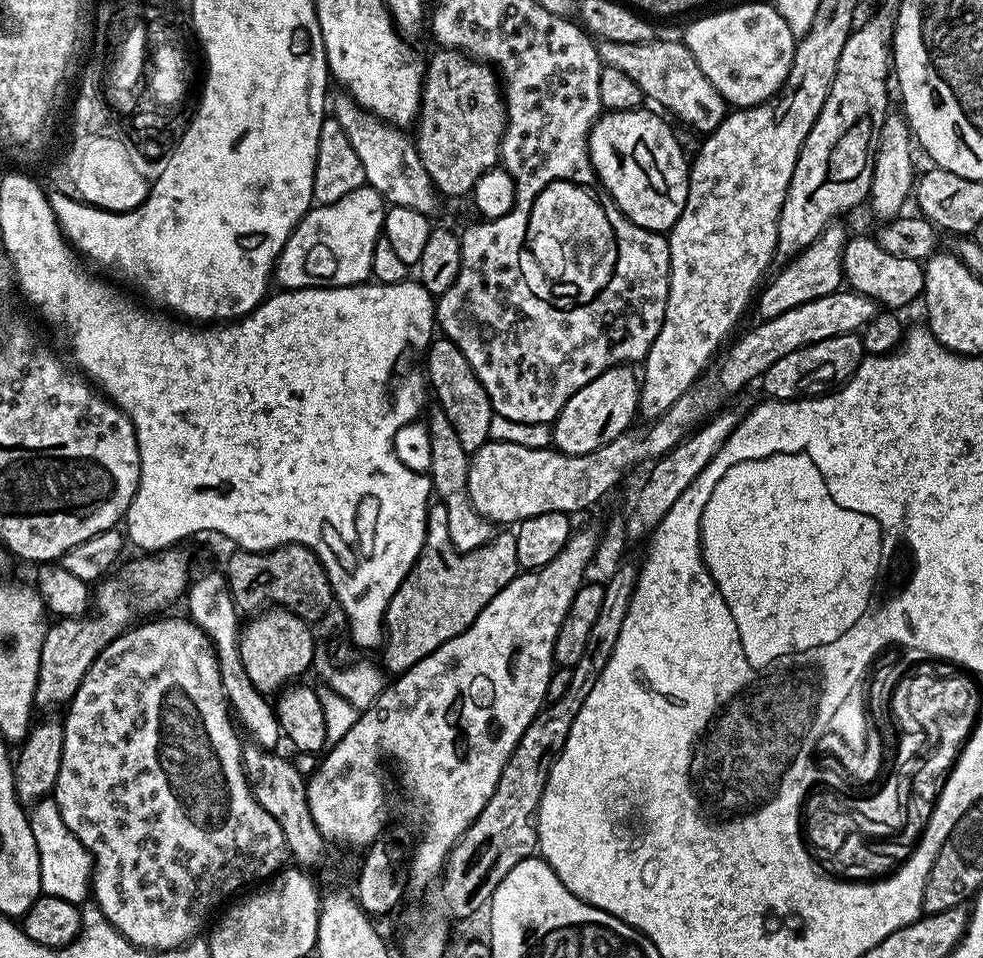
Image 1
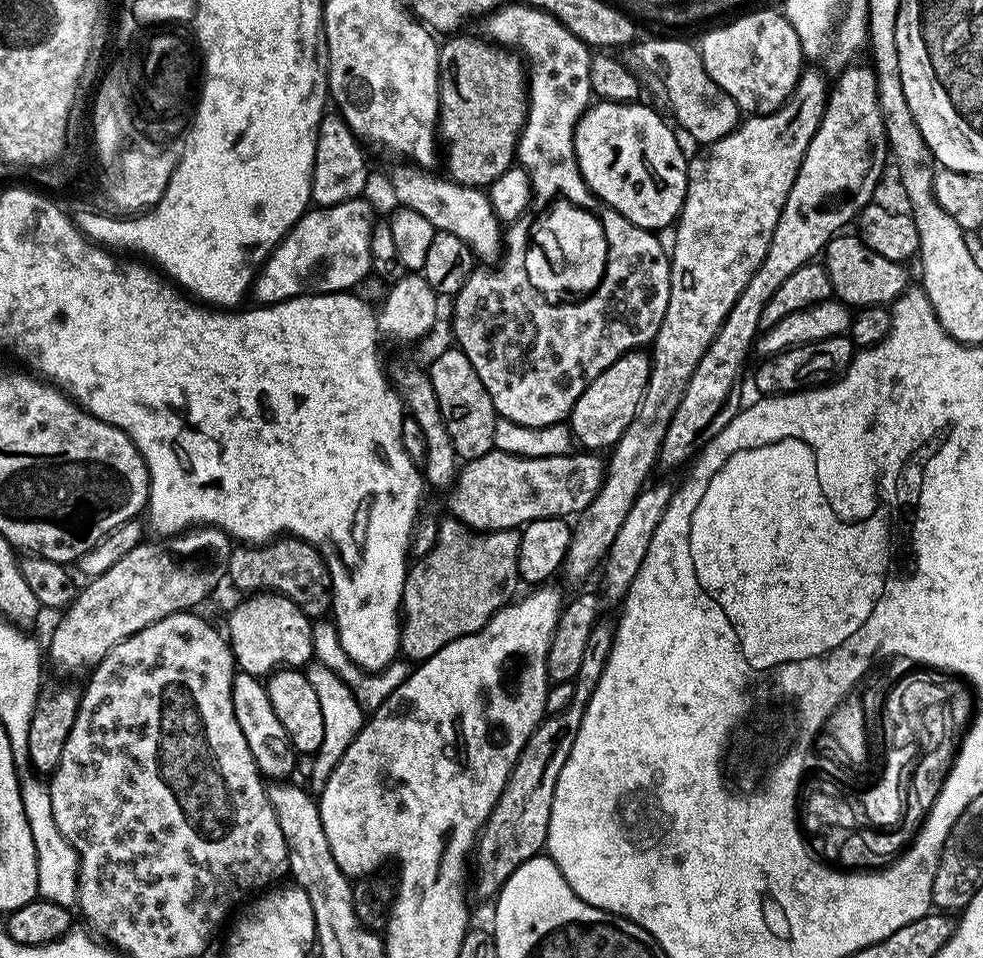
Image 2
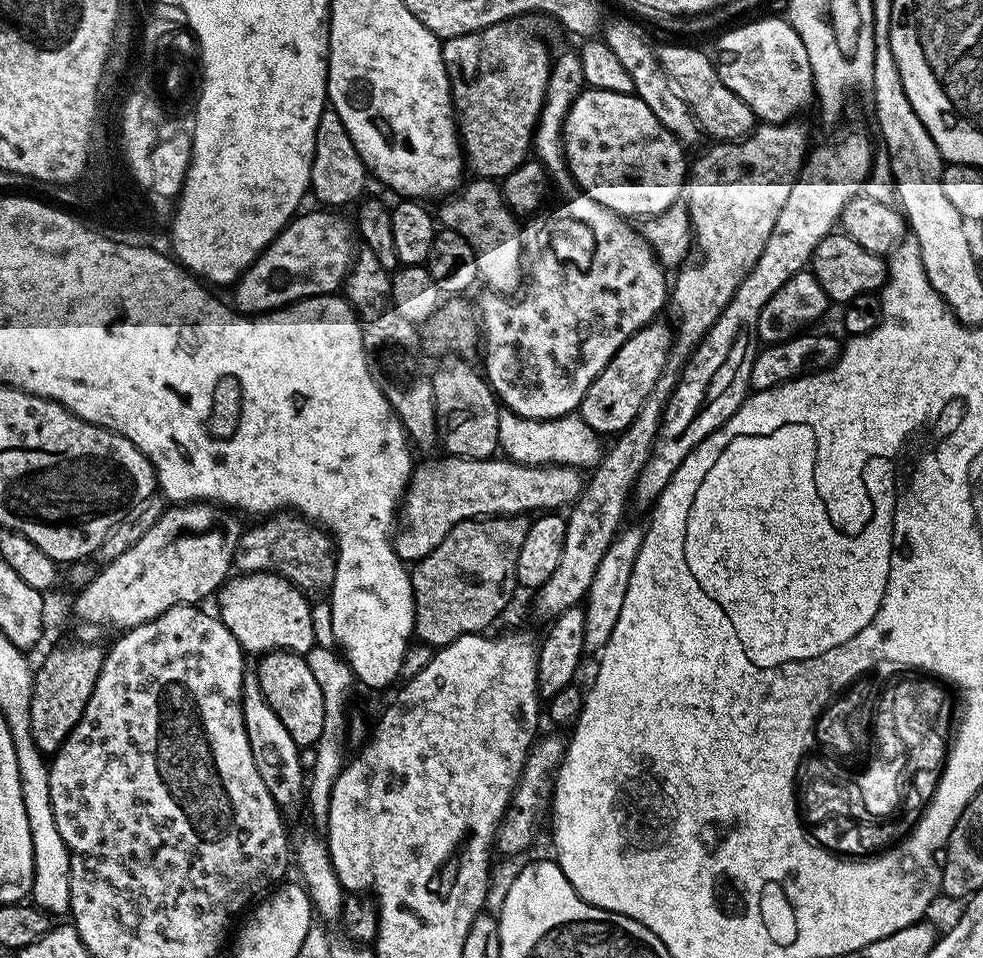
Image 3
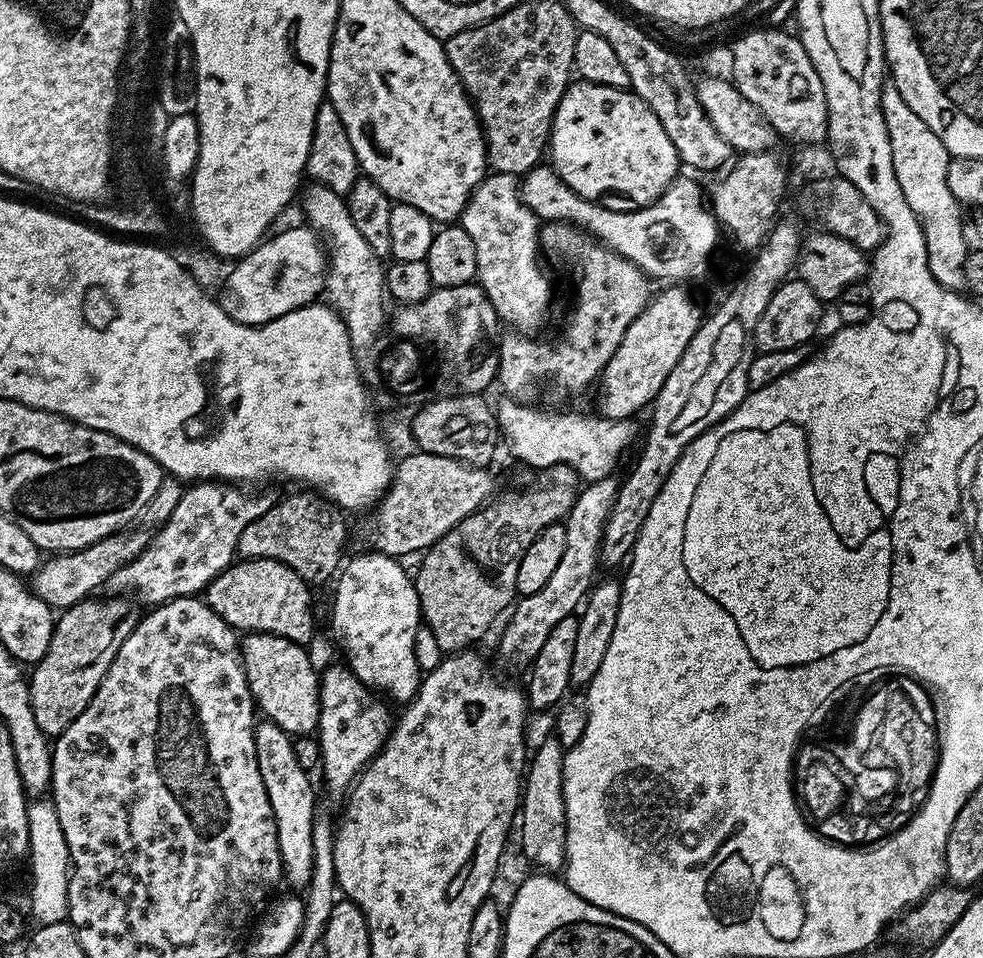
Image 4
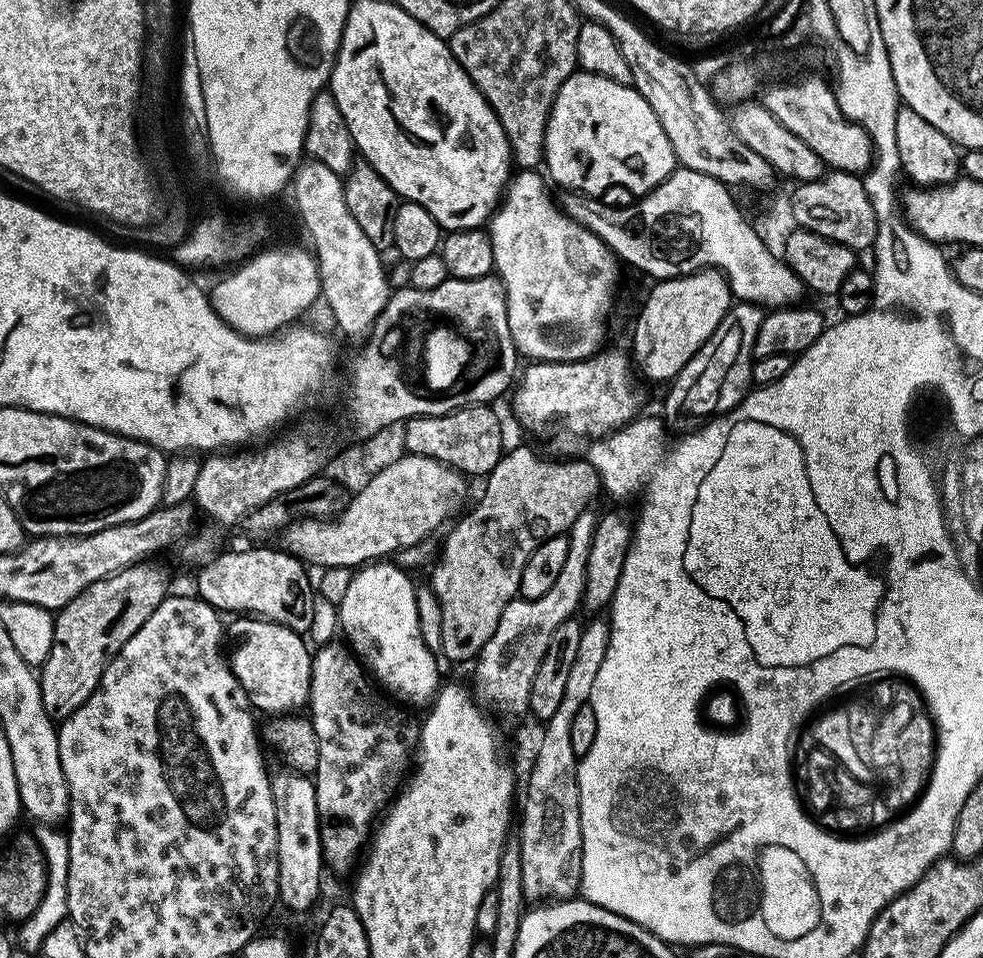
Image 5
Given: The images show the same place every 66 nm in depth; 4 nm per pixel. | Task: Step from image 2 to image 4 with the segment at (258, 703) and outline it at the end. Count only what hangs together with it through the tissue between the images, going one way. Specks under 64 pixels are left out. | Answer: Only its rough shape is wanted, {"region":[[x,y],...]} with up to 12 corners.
{"region":[[253,727],[285,881],[307,889],[318,807],[293,737]]}

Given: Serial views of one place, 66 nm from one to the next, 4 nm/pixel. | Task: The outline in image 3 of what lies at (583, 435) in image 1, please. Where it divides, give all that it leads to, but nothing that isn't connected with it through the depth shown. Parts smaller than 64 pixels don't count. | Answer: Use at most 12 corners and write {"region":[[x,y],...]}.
{"region":[[673,329],[638,330],[578,415],[597,434],[630,426],[672,350]]}

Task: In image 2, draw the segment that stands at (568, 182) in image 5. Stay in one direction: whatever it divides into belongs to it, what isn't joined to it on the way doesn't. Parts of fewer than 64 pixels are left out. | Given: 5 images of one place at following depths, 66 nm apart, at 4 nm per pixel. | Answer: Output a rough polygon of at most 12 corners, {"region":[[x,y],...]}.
{"region":[[644,102],[580,115],[586,186],[649,230],[679,217],[689,157]]}

